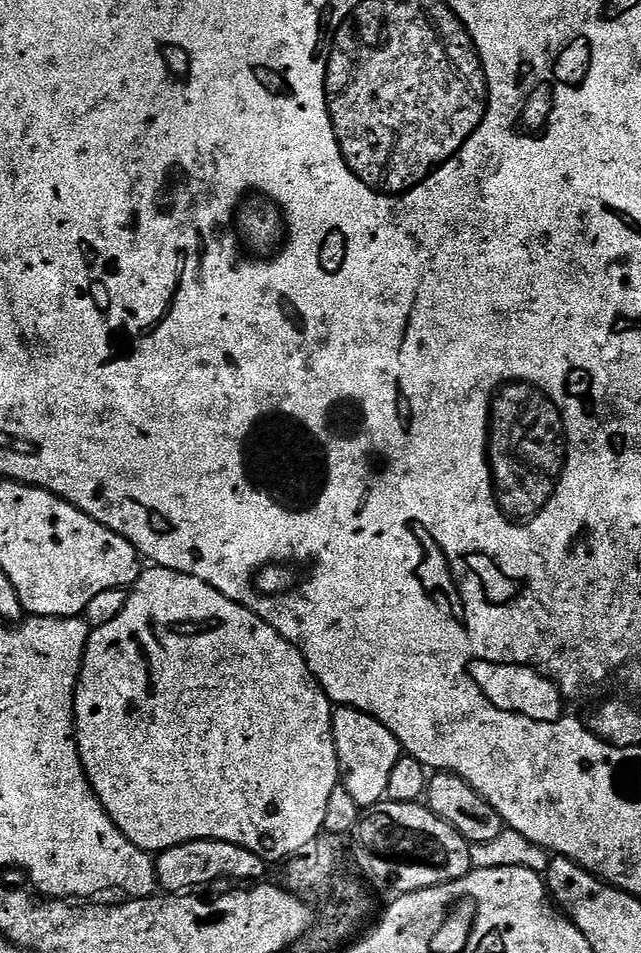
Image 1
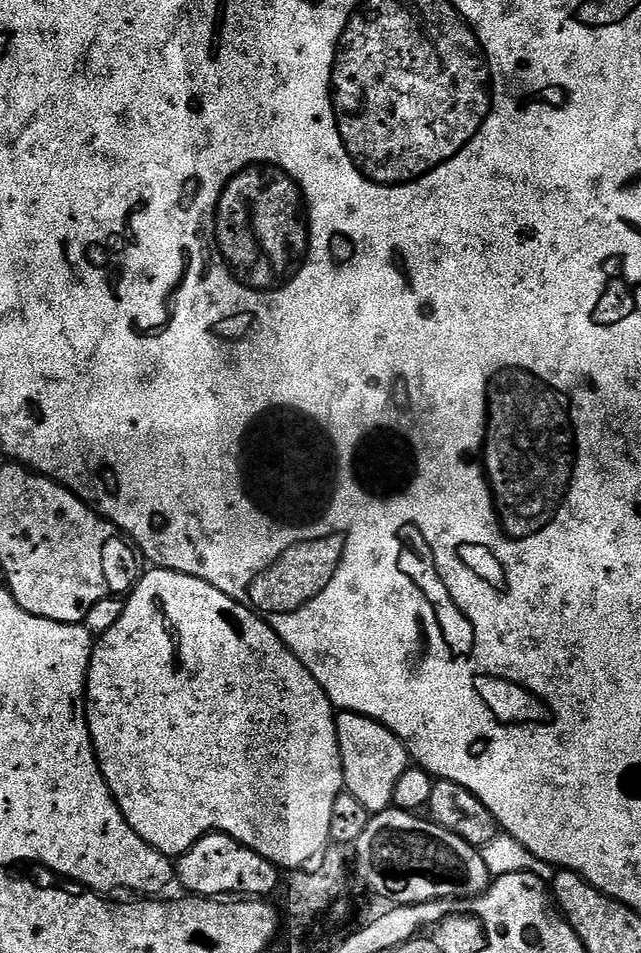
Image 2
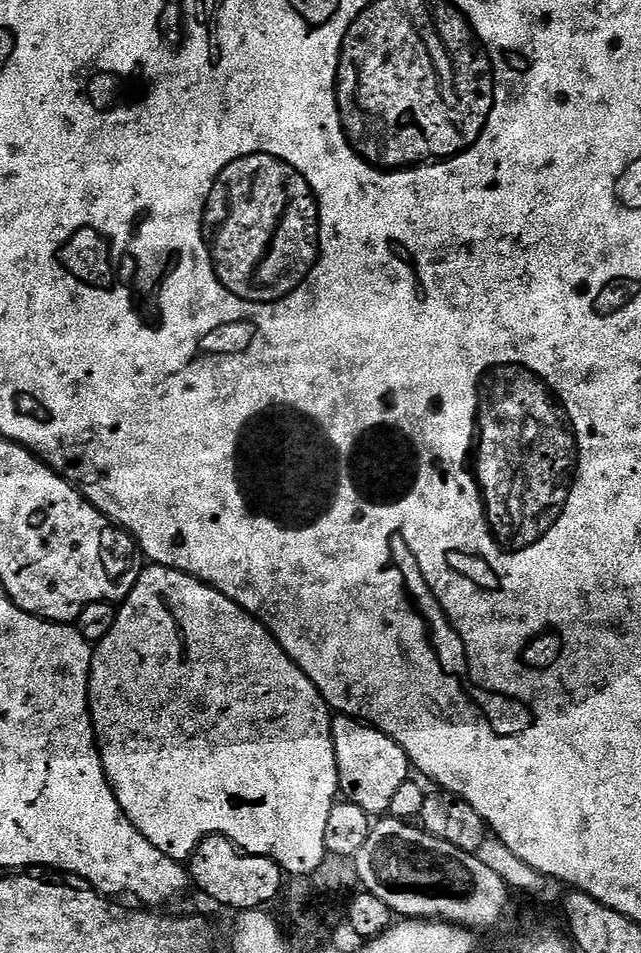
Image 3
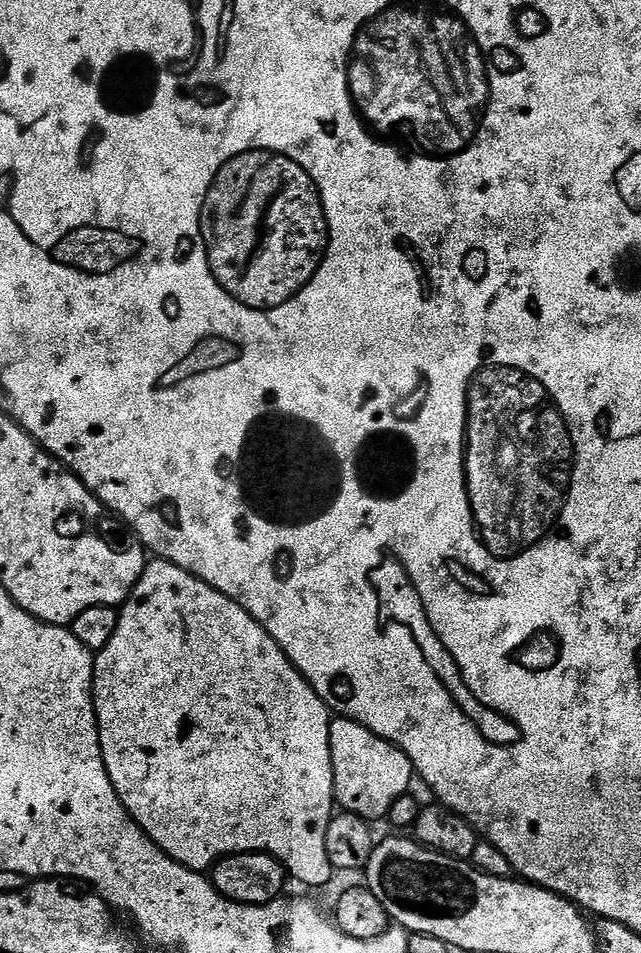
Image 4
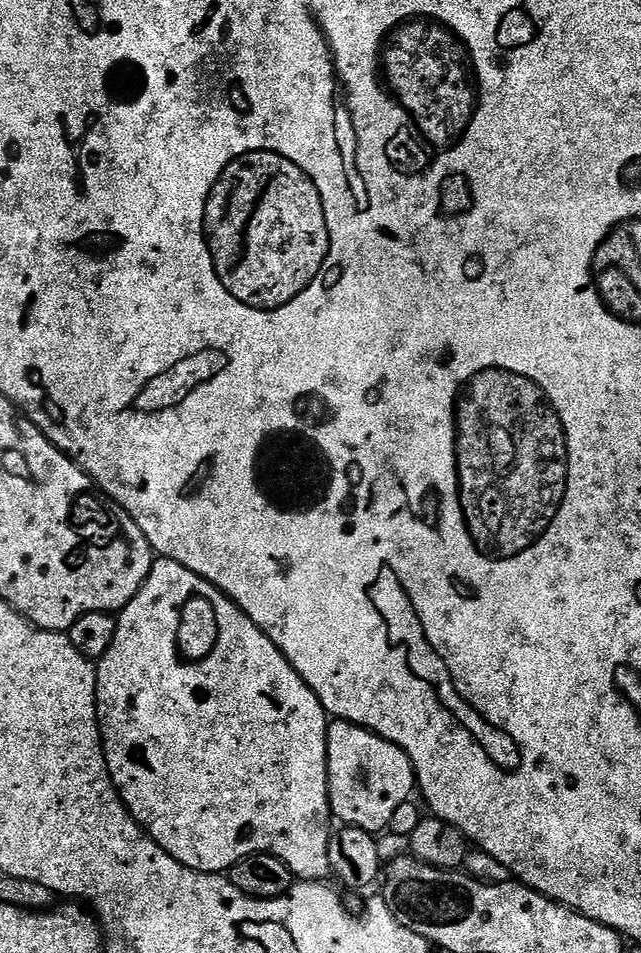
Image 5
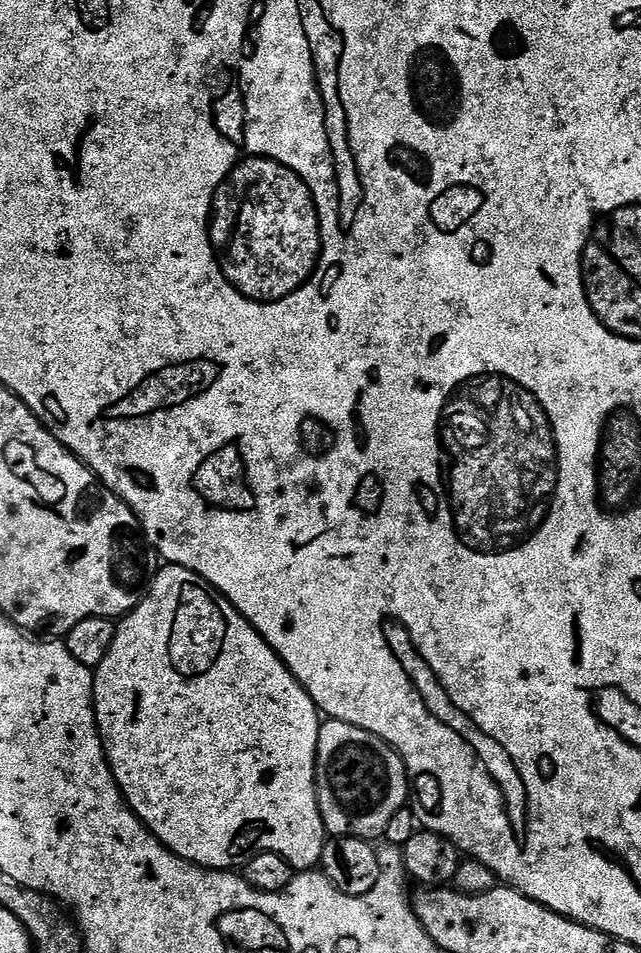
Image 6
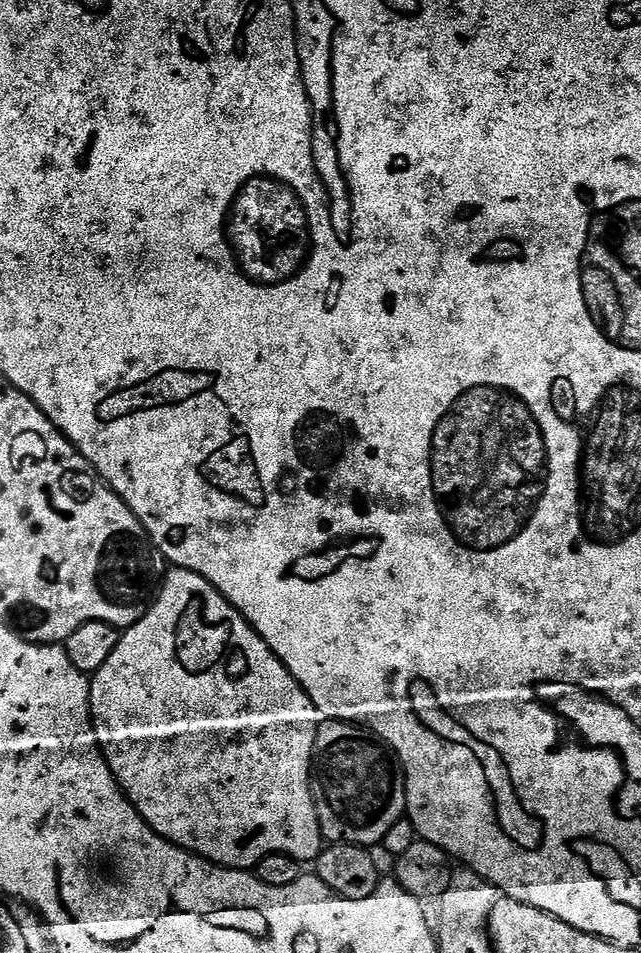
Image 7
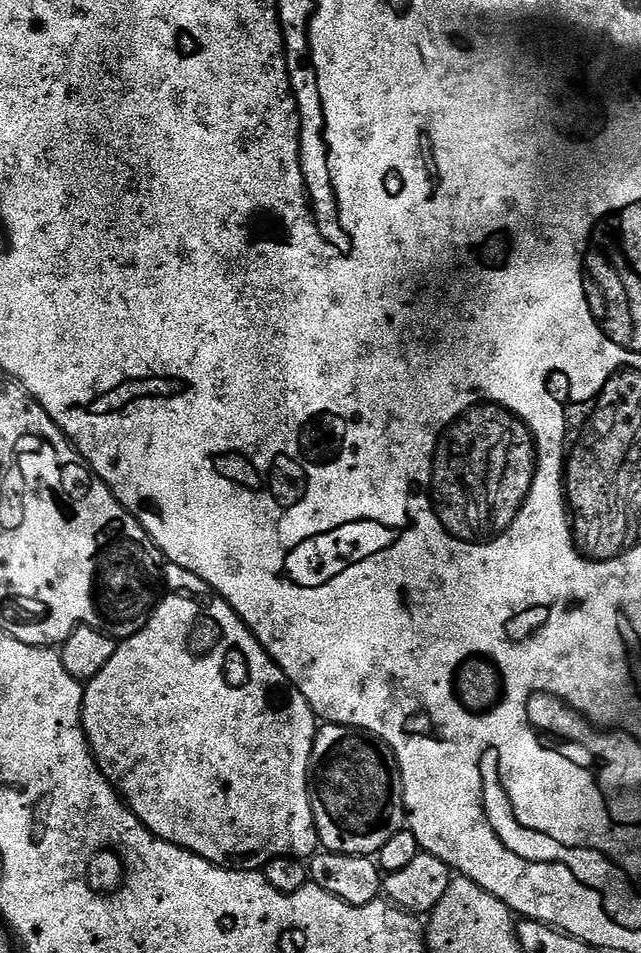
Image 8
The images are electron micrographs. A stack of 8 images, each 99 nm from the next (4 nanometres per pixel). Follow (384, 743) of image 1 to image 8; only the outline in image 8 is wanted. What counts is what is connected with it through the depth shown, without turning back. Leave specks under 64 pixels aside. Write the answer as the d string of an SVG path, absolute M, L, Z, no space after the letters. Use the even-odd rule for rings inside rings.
M321 723L308 767L312 813L321 849L375 857L394 834L405 831L402 774L394 750L383 740L344 724Z

